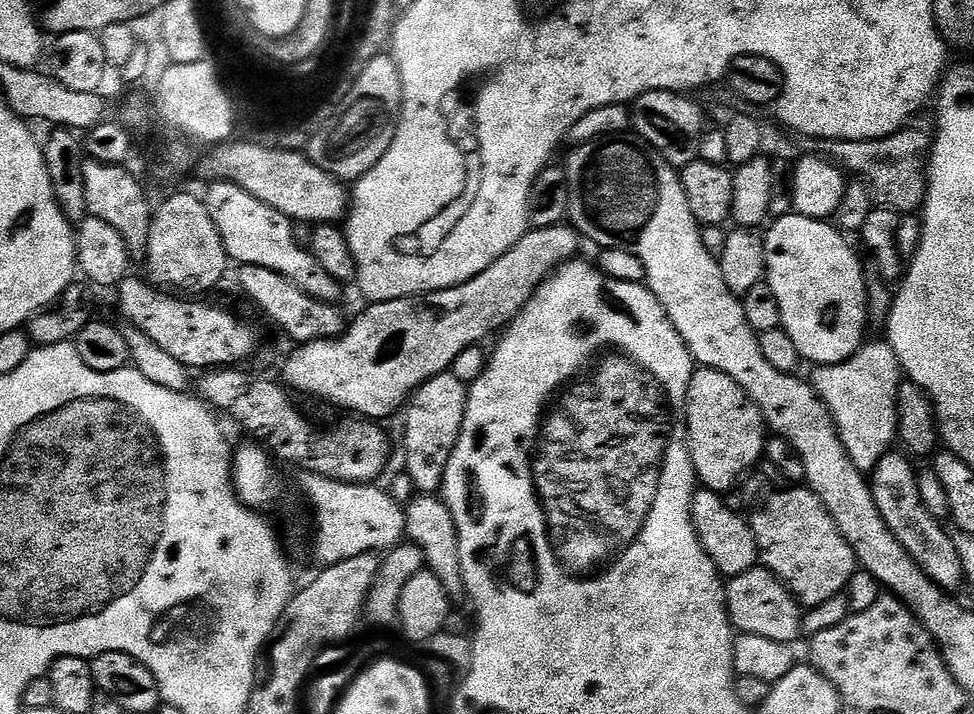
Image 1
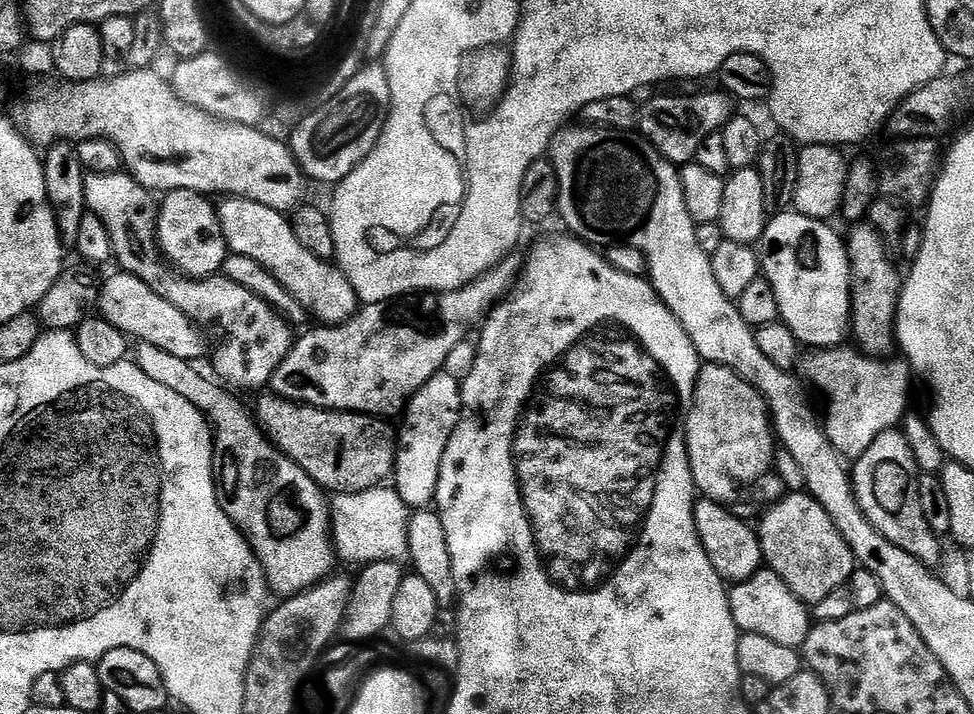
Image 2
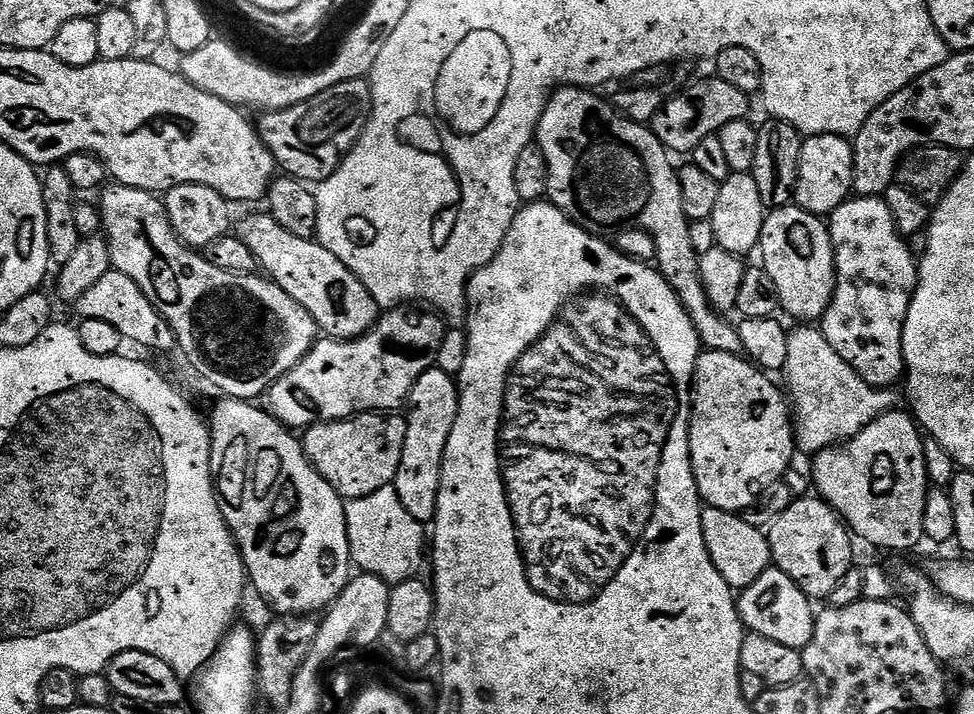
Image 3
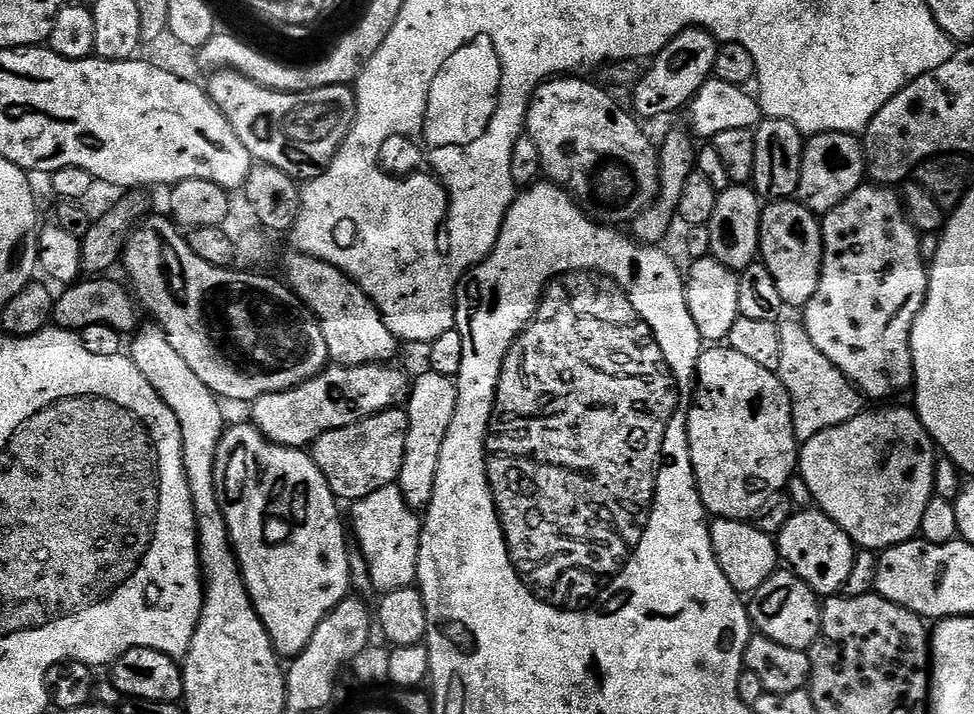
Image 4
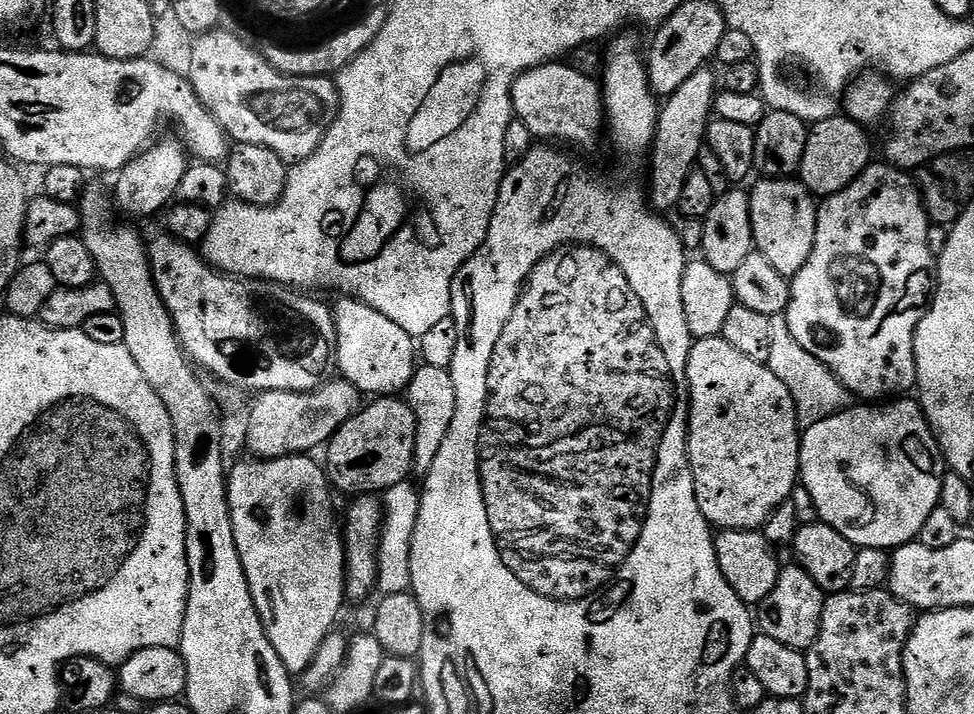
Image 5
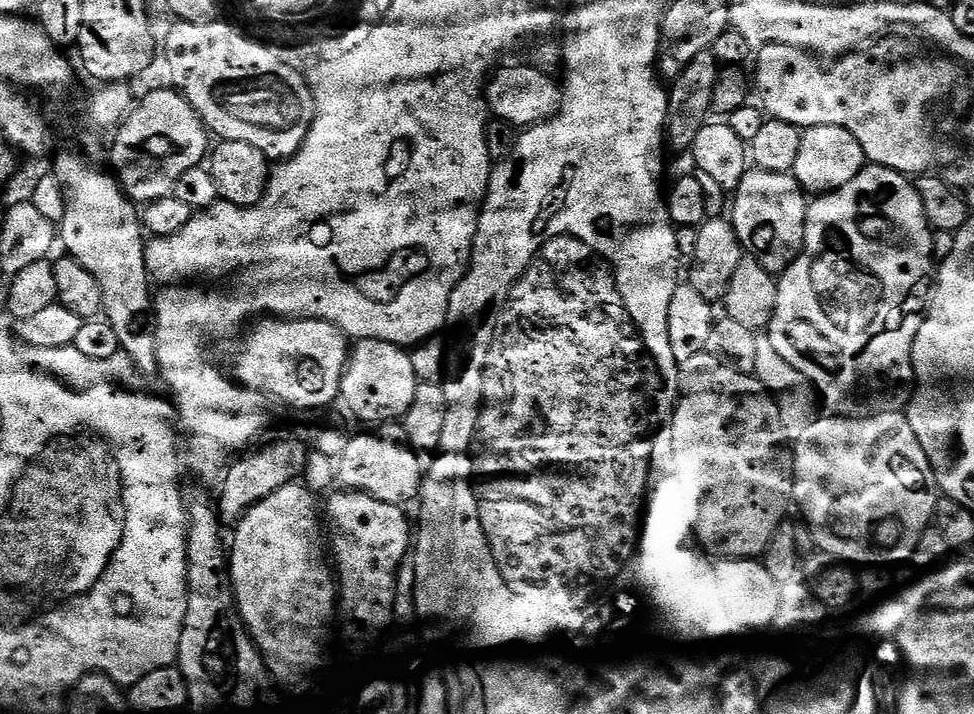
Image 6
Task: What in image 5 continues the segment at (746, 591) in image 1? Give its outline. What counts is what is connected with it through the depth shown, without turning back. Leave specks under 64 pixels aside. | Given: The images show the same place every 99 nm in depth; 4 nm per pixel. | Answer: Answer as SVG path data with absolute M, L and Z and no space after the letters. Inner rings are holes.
M795 562L789 564L789 568L788 565L781 567L780 577L774 590L770 590L770 594L766 594L766 598L755 605L754 624L763 635L774 638L774 642L807 650L811 648L820 633L826 593L799 564Z

